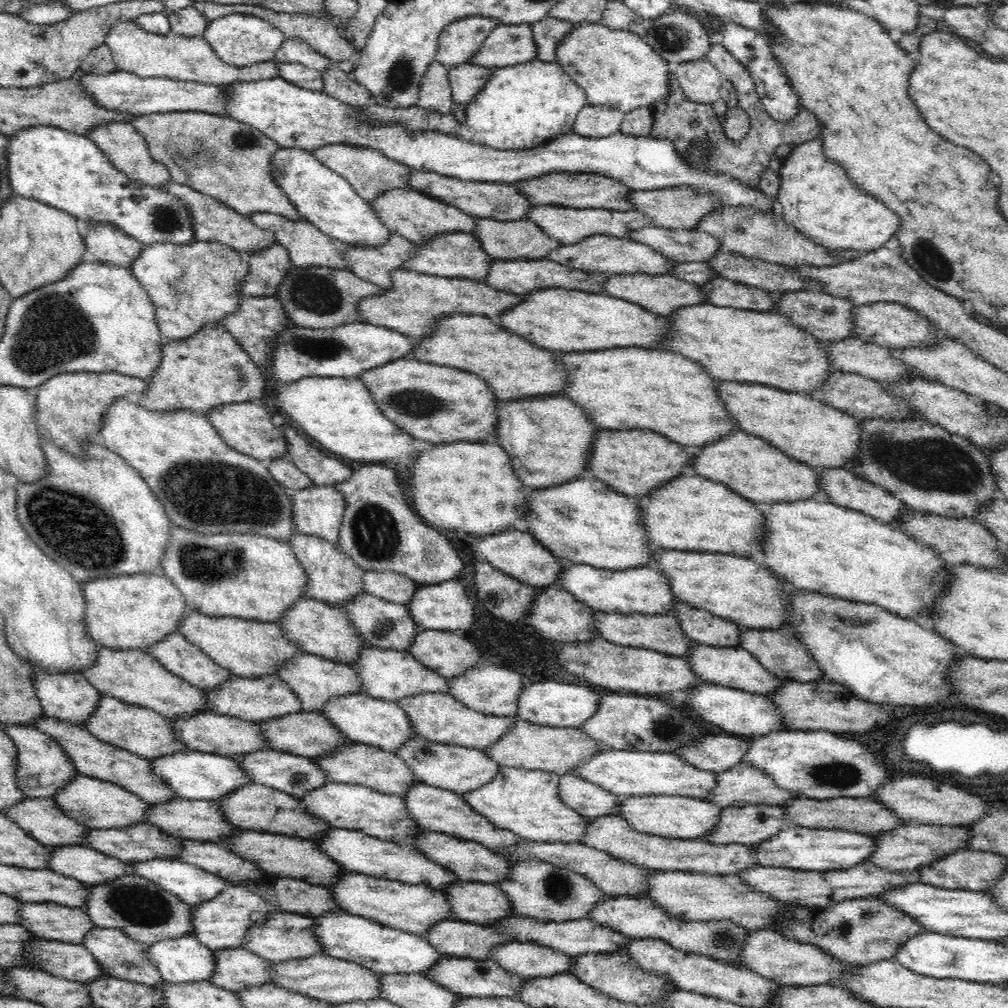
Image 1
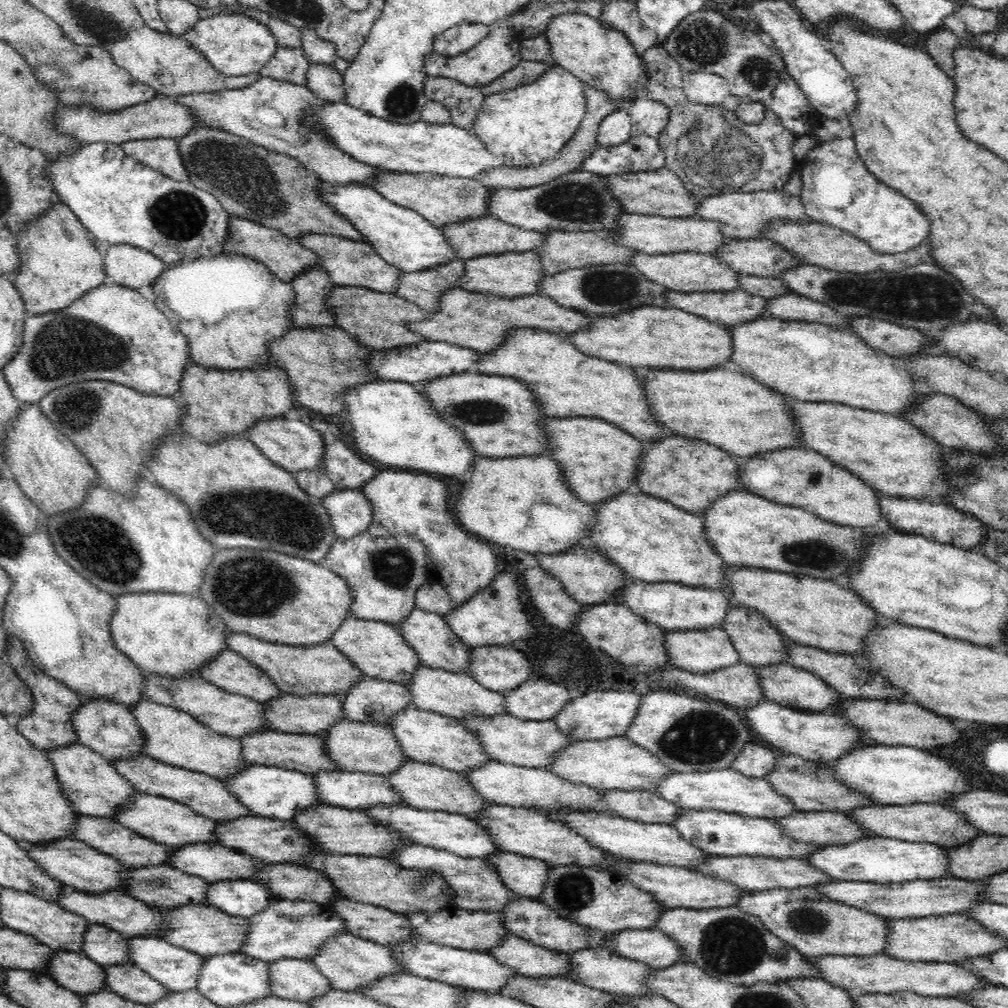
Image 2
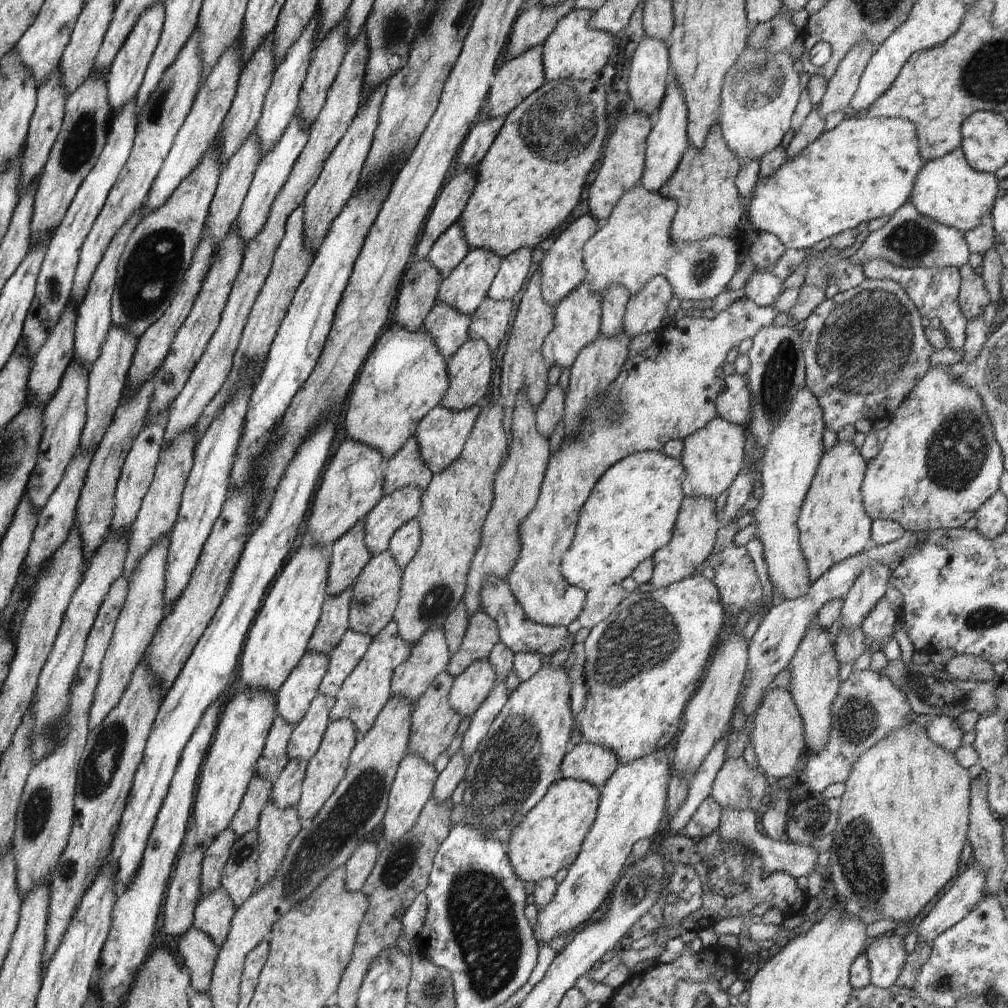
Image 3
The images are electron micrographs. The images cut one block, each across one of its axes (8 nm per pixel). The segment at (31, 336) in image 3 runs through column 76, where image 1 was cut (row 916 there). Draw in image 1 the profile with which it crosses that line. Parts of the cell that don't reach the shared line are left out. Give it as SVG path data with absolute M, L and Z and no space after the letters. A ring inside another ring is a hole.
M227 881L227 887L215 899L192 905L191 908L193 908L193 922L195 922L191 934L210 949L243 948L245 934L250 925L263 921L276 911L284 911L279 906L267 902L259 894L231 884L230 881Z

